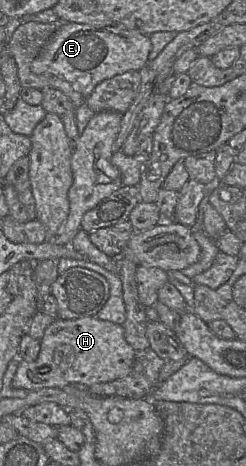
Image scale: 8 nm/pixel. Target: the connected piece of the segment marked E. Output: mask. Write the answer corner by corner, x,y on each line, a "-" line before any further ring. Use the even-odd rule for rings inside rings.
60,22
54,35
31,63
35,74
52,74
72,84
84,98
105,79
127,71
139,71
148,62
152,49
149,36
122,26
93,27
88,24

